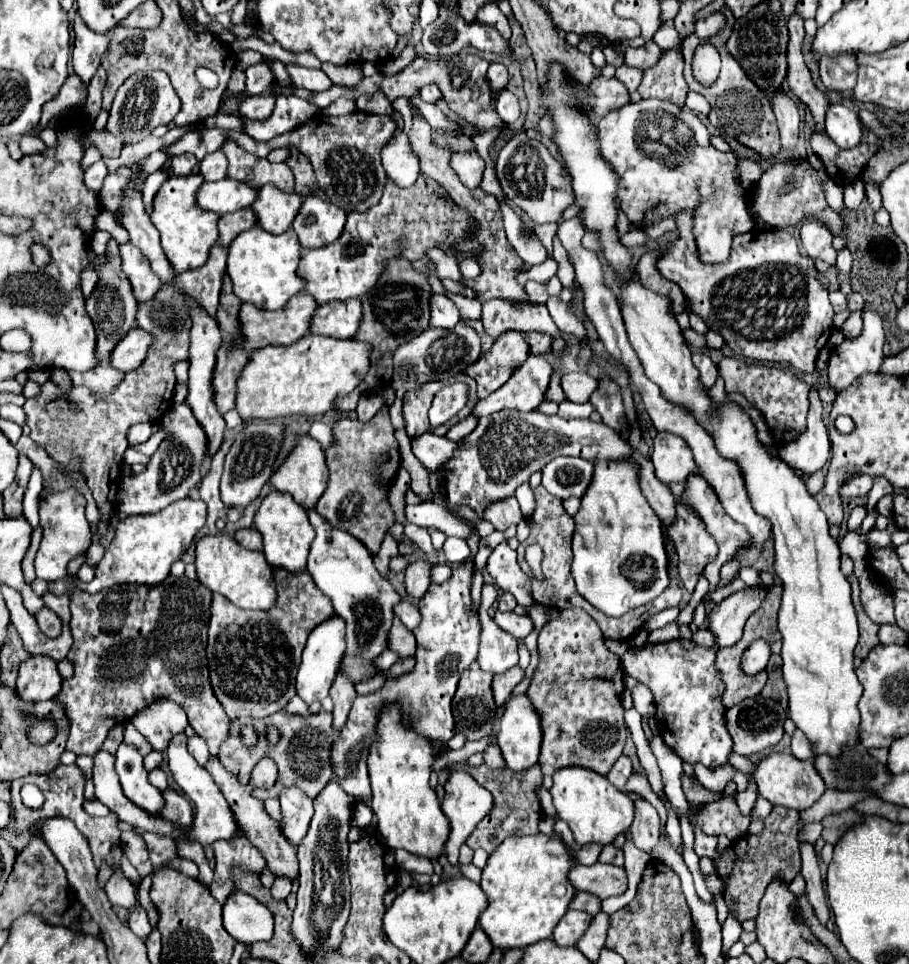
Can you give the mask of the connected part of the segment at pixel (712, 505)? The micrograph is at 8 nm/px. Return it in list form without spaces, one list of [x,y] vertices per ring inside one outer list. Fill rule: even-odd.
[[[690,474],[686,478],[686,482],[684,482],[684,494],[682,494],[682,504],[690,506],[700,516],[700,520],[704,522],[708,534],[718,544],[718,556],[716,556],[716,560],[712,560],[704,568],[704,576],[710,580],[710,590],[714,590],[714,582],[718,582],[718,566],[722,566],[726,560],[730,560],[734,556],[734,550],[738,550],[738,546],[742,546],[742,542],[746,542],[746,528],[738,526],[738,522],[734,522],[732,518],[726,518],[726,514],[724,514],[724,510],[722,510],[722,506],[718,502],[718,496],[714,494],[714,490],[710,490],[708,482],[704,482],[704,478],[700,474]]]

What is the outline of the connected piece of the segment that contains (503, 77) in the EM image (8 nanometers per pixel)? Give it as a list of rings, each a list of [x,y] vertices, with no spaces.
[[[490,64],[490,68],[488,68],[488,80],[490,80],[490,88],[492,88],[492,98],[496,98],[496,94],[500,94],[506,88],[506,84],[508,84],[506,66],[502,66],[502,64]]]

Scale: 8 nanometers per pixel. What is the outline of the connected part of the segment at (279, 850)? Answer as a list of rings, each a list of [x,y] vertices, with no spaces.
[[[210,756],[210,758],[208,758],[206,770],[210,770],[210,774],[214,776],[214,782],[220,786],[224,798],[228,800],[230,810],[232,810],[232,814],[234,814],[234,818],[236,818],[236,824],[238,824],[240,832],[264,854],[264,858],[266,858],[266,862],[268,862],[268,868],[270,868],[276,876],[286,876],[286,878],[294,880],[294,878],[298,876],[296,848],[290,846],[290,842],[286,840],[286,836],[284,836],[282,830],[280,830],[280,824],[268,816],[266,808],[264,808],[264,802],[258,800],[258,798],[254,798],[254,796],[250,794],[250,788],[244,786],[244,784],[240,784],[238,778],[236,778],[232,772],[228,772],[228,770],[218,762],[216,756]]]

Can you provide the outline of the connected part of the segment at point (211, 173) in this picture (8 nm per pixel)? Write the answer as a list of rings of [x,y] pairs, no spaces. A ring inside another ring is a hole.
[[[218,150],[200,162],[200,174],[206,182],[226,178],[226,156]]]

